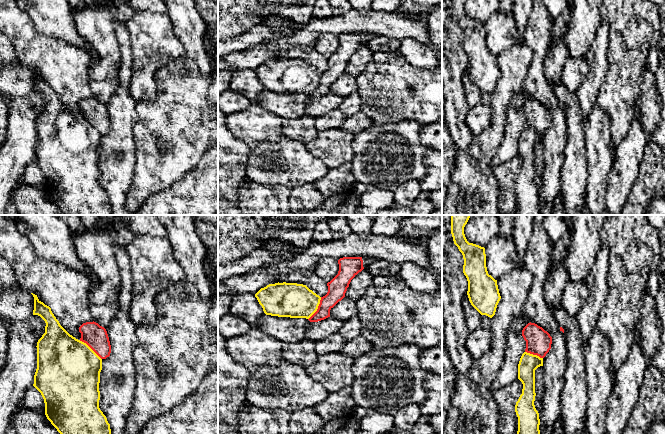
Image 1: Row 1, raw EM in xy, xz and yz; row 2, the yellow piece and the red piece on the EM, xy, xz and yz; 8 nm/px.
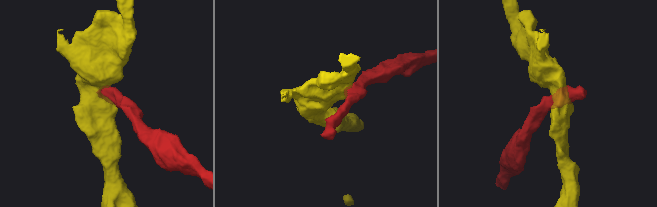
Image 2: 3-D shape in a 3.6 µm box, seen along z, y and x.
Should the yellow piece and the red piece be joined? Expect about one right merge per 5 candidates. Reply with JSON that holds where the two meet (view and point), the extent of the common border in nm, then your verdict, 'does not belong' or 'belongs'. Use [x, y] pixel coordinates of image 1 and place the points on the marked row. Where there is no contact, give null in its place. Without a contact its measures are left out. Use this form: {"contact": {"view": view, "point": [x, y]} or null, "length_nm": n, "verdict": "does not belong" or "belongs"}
{"contact": {"view": "xy", "point": [90, 348]}, "length_nm": 240, "verdict": "does not belong"}

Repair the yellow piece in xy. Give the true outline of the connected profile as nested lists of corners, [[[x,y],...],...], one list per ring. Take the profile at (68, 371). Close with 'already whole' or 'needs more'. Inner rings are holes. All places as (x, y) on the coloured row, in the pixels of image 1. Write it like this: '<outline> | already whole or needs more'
[[[31,293],[34,297],[34,310],[33,315],[40,316],[46,323],[45,333],[37,342],[37,369],[34,375],[34,384],[33,386],[41,393],[44,403],[45,403],[45,415],[51,424],[57,429],[60,434],[111,434],[110,424],[107,421],[106,416],[99,408],[100,400],[100,372],[102,370],[102,359],[84,342],[76,339],[70,335],[59,323],[54,314],[51,311],[51,308],[41,302],[37,295]]] | already whole

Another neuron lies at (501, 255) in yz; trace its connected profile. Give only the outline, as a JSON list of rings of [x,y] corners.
[[[498,234],[484,248],[488,274],[495,280],[517,267],[518,255],[512,236],[505,238]]]

